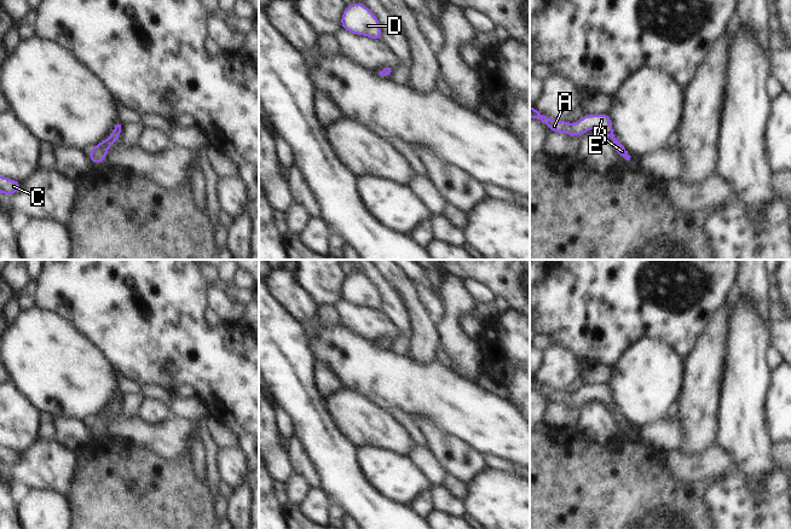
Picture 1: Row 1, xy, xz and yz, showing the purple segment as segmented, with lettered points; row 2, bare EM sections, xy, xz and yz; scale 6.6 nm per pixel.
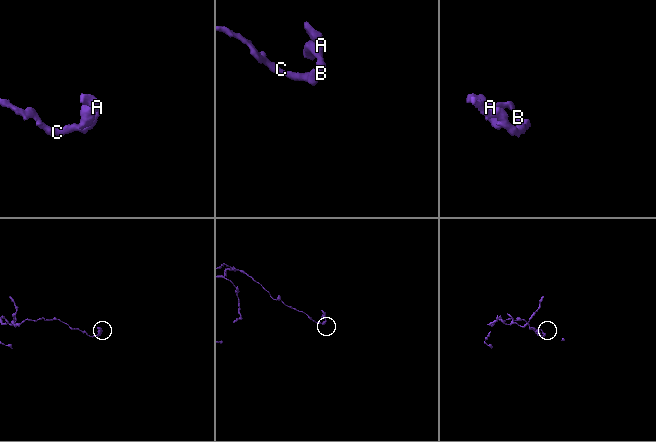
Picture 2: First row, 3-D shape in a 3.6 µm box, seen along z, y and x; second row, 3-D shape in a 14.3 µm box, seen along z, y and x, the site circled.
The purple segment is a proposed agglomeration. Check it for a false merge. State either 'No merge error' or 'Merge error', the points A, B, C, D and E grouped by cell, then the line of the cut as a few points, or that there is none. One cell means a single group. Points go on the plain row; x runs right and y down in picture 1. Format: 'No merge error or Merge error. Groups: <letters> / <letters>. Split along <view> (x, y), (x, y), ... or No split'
No merge error. Groups: A B C D E. No split.

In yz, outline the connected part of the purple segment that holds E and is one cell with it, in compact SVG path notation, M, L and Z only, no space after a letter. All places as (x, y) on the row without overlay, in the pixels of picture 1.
M530 377L530 389L542 391L552 402L565 403L572 407L581 407L594 397L599 397L606 407L612 409L614 420L618 426L624 428L627 431L629 431L631 428L628 425L628 422L625 420L624 415L614 407L610 385L584 385L578 393L568 394L567 390L552 390L545 385L541 385L535 379L535 377Z

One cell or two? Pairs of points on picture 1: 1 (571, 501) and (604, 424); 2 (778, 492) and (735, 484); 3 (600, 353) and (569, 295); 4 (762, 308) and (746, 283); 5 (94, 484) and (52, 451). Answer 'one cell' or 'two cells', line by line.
1: two cells
2: one cell
3: one cell
4: one cell
5: two cells

